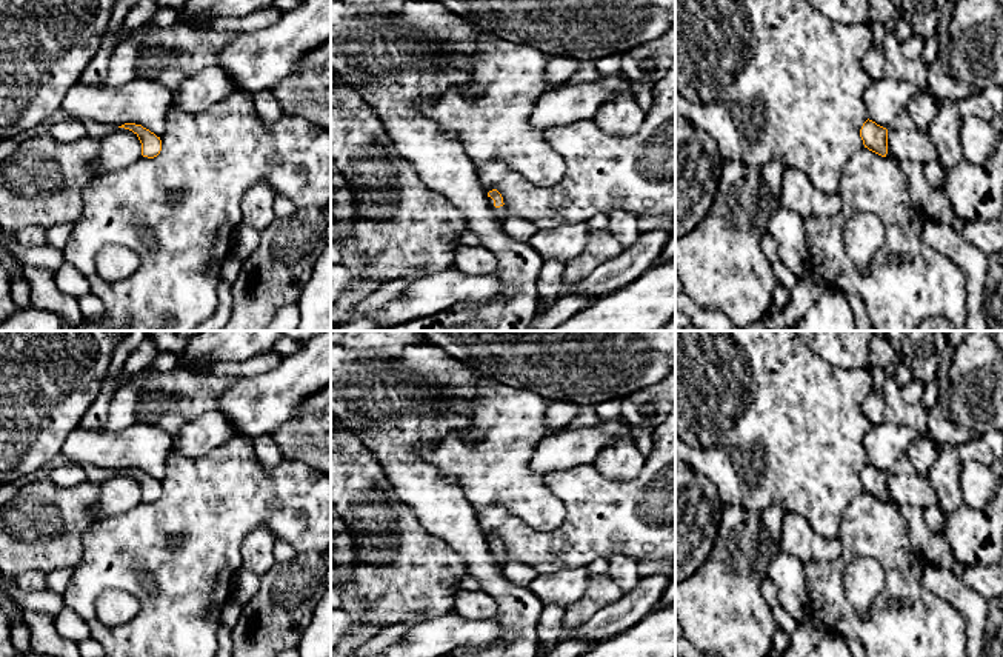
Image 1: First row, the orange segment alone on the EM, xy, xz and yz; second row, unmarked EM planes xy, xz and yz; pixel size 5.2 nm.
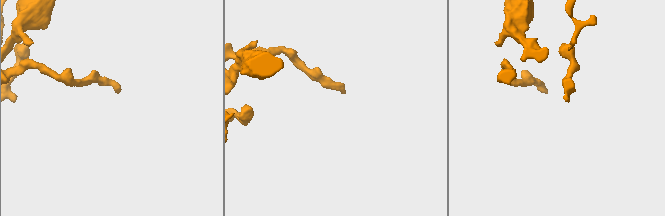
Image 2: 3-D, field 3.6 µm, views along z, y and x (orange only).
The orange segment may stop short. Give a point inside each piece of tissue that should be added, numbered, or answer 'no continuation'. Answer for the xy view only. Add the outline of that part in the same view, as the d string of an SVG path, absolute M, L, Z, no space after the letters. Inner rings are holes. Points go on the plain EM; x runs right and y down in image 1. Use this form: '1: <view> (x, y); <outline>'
no continuation

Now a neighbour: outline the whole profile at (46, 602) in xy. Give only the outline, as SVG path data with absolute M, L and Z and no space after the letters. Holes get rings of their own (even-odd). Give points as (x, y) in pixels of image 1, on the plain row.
M14 577L11 579L11 595L25 612L35 611L54 617L65 606L63 594L48 589L23 592L17 588Z

